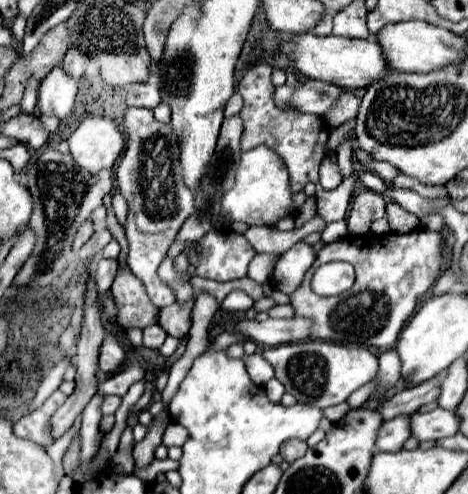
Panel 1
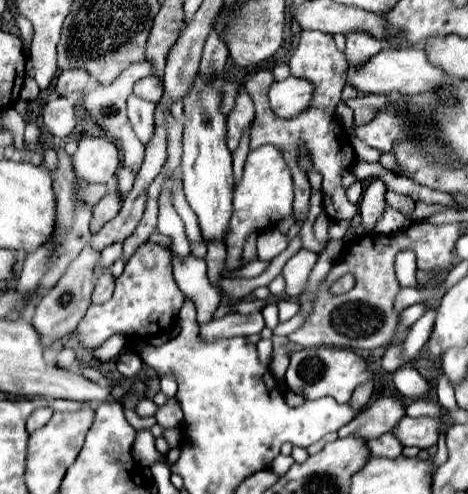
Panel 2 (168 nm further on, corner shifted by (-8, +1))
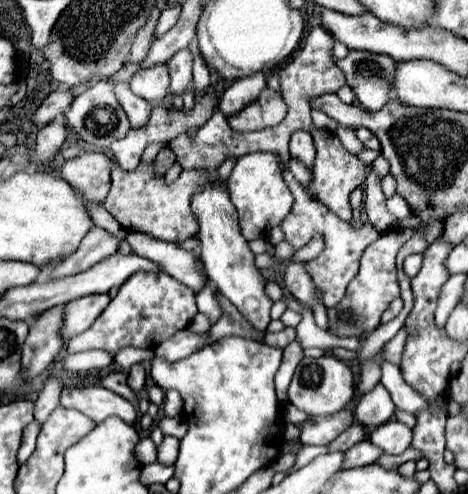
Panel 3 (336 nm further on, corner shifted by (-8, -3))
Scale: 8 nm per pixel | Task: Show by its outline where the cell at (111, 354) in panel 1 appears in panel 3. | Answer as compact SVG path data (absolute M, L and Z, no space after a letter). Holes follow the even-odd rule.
M134 364L130 368L130 374L128 374L128 386L134 390L134 392L140 392L144 388L144 382L146 382L146 372L142 368L142 364Z

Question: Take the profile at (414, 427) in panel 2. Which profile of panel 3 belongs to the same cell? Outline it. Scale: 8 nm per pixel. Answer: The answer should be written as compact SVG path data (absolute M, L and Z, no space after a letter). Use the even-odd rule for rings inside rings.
M388 420L386 424L374 428L370 442L378 446L384 454L402 454L412 440L412 430L398 420Z

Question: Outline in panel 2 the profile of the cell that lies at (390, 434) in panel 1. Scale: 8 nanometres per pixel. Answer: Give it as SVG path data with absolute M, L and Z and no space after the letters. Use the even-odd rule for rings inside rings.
M388 432L388 434L384 434L384 436L376 438L376 440L368 440L366 444L368 444L372 456L390 456L390 458L400 456L402 448L404 448L400 444L400 440L396 436L392 436L392 432Z

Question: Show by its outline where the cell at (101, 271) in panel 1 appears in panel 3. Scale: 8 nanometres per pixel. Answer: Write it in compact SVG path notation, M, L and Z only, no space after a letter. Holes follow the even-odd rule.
M92 294L68 302L64 306L64 324L60 328L60 336L64 340L70 340L88 330L94 324L94 320L102 314L102 310L108 306L108 302L108 294Z

